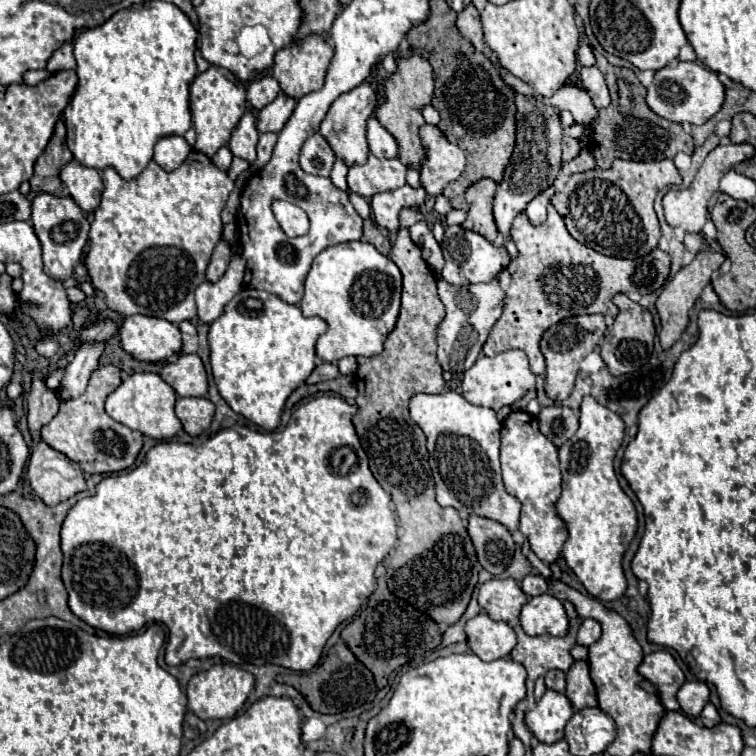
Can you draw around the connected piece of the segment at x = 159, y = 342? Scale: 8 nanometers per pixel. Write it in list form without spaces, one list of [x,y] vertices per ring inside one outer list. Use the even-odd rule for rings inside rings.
[[[128,316],[120,328],[122,348],[142,362],[158,362],[182,350],[182,332],[176,324],[154,316]]]

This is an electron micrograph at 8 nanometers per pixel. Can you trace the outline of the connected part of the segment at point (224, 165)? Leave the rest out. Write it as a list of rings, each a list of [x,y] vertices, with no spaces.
[[[224,146],[224,148],[220,148],[218,152],[216,152],[216,156],[214,156],[214,164],[220,168],[220,170],[224,170],[224,172],[228,172],[228,168],[230,168],[230,164],[232,164],[232,152],[230,152],[230,148],[228,146]]]

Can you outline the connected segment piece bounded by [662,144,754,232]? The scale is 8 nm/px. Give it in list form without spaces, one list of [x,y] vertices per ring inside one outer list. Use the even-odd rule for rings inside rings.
[[[726,144],[726,146],[716,146],[704,160],[704,164],[700,166],[692,186],[689,190],[670,190],[662,199],[665,220],[670,226],[680,226],[686,232],[700,232],[704,228],[704,222],[708,220],[708,200],[712,194],[718,192],[720,180],[722,176],[732,170],[738,162],[744,162],[746,158],[754,156],[754,148],[752,144]],[[692,216],[692,218],[688,218]]]

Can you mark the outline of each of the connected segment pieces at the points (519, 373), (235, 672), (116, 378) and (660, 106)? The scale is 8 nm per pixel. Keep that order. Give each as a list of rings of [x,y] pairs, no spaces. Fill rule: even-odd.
[[[510,350],[506,354],[496,354],[492,358],[480,356],[478,362],[470,370],[464,372],[462,396],[476,406],[486,406],[486,408],[492,408],[496,412],[502,406],[512,406],[516,400],[520,400],[530,388],[534,388],[536,376],[530,372],[528,358],[522,354],[518,356],[514,352],[518,352],[518,350]]]
[[[216,664],[206,672],[198,672],[190,678],[186,686],[188,710],[192,710],[202,720],[212,718],[234,718],[236,712],[248,700],[248,694],[254,690],[254,676],[234,664]]]
[[[108,364],[102,368],[96,368],[90,376],[90,384],[86,392],[74,400],[60,402],[60,412],[54,416],[50,424],[42,428],[42,440],[54,450],[68,456],[72,462],[80,464],[82,470],[88,474],[110,474],[110,472],[126,470],[136,462],[142,450],[144,436],[112,420],[104,410],[106,396],[112,394],[120,386],[120,382],[122,382],[122,372],[116,366]]]
[[[676,62],[656,72],[654,82],[648,88],[646,102],[658,116],[670,122],[704,124],[720,110],[724,102],[724,84],[718,80],[716,72],[704,68],[698,62]]]

